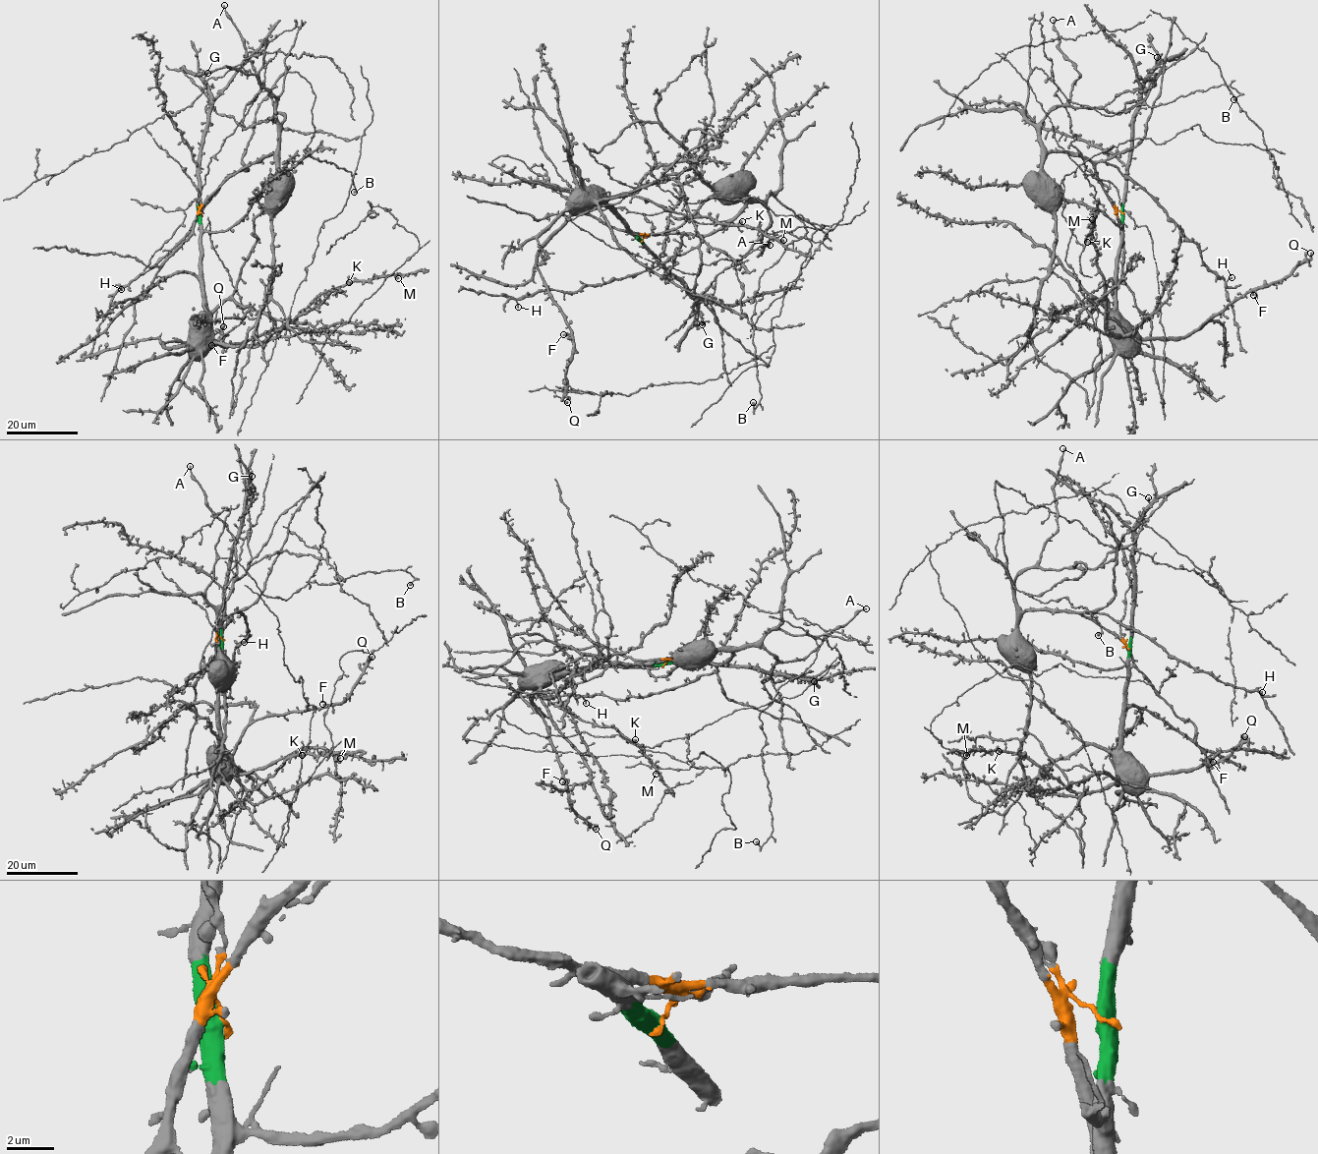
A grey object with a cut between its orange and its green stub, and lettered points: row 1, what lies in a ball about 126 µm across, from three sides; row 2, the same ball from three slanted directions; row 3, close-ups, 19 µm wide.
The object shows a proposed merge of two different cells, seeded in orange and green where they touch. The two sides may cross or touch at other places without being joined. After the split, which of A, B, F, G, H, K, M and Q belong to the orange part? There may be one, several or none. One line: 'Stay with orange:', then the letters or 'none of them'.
Stay with orange: A, B, H

